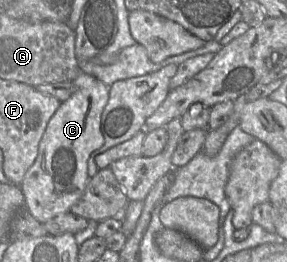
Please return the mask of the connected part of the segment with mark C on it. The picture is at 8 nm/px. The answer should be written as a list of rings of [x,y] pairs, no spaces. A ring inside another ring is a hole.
[[[80,72],[73,81],[75,90],[49,120],[39,143],[38,155],[26,172],[21,189],[25,197],[25,207],[40,223],[45,223],[55,216],[70,212],[71,207],[83,196],[89,182],[88,159],[90,155],[104,144],[100,119],[109,99],[109,86],[92,75]]]

